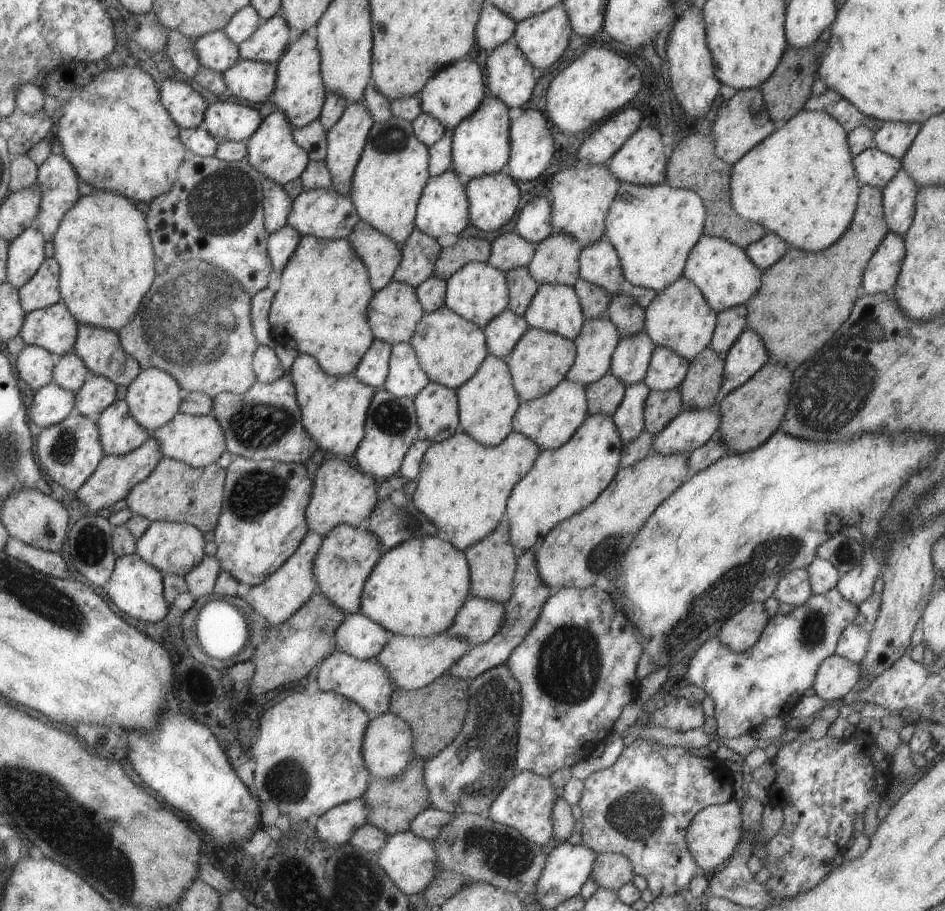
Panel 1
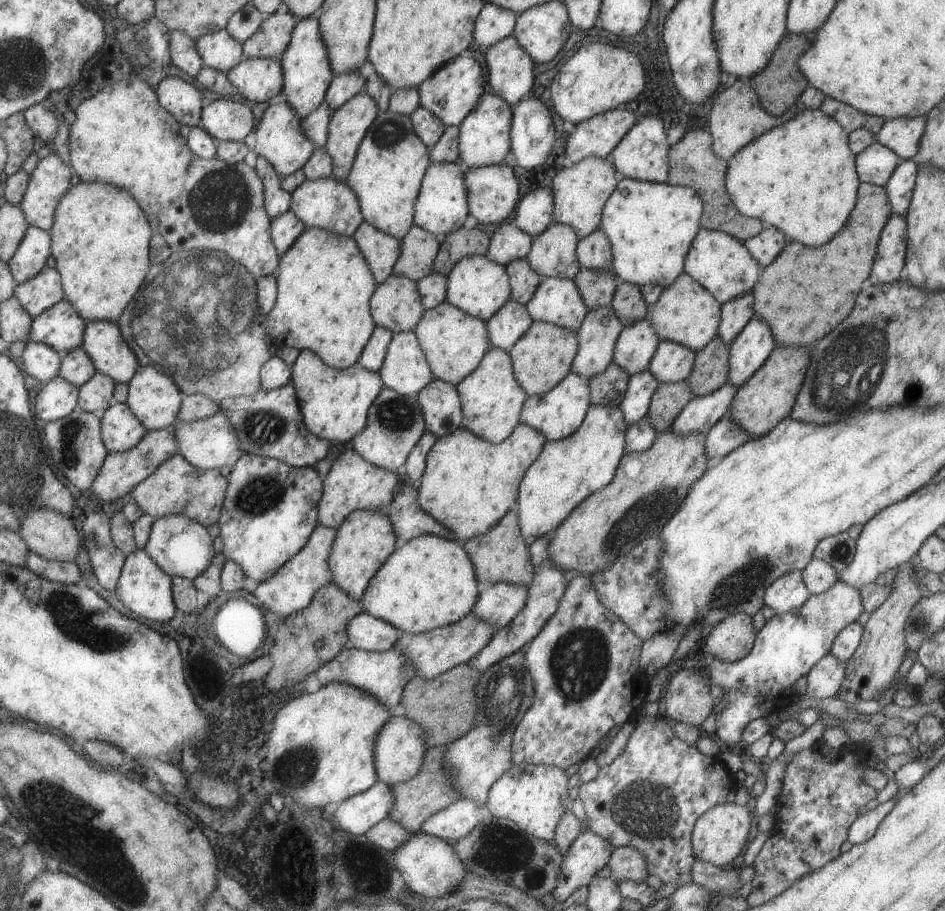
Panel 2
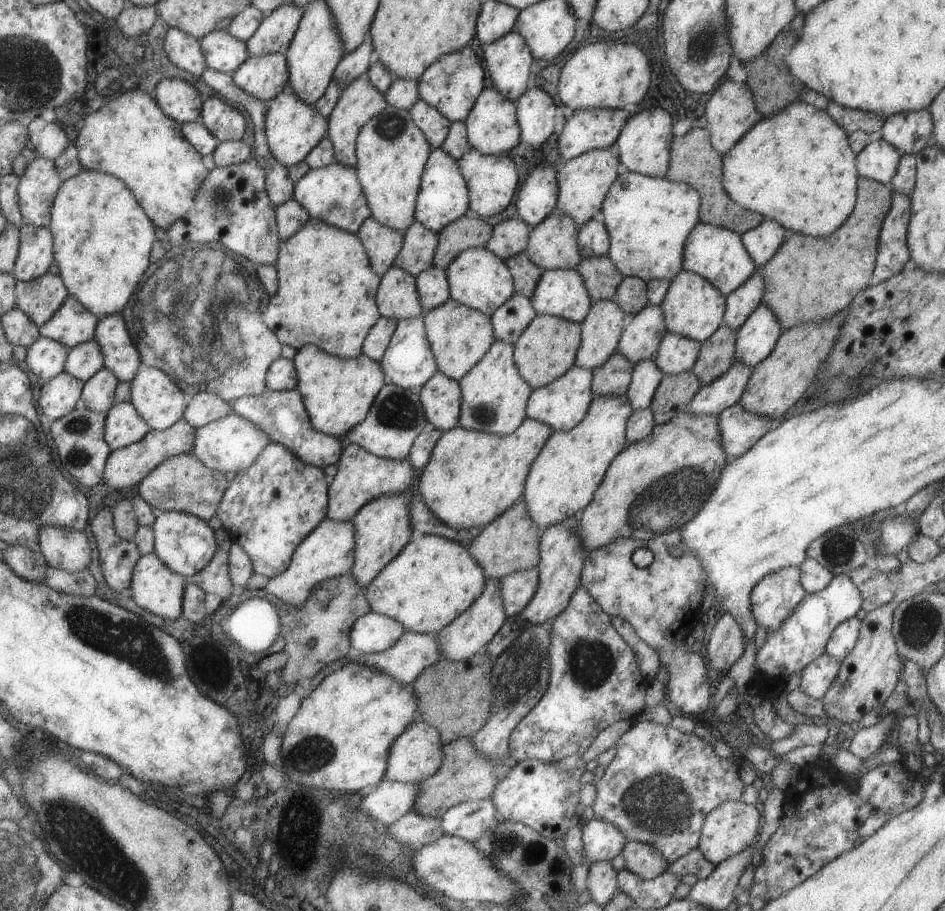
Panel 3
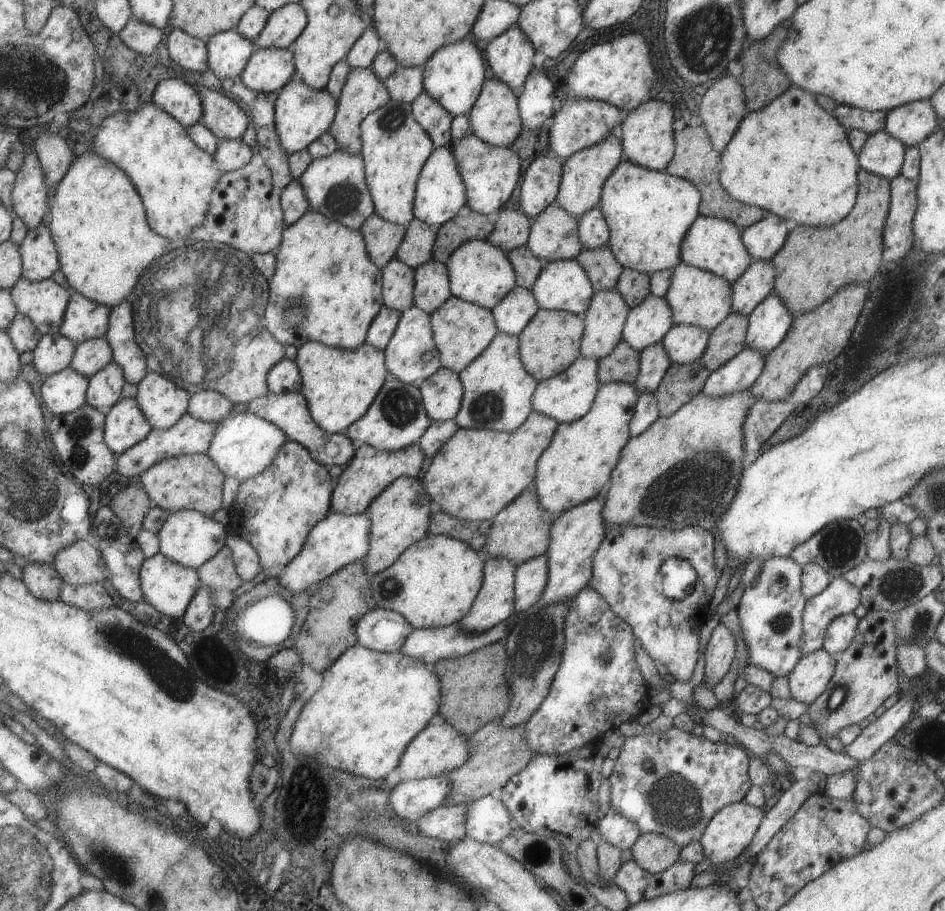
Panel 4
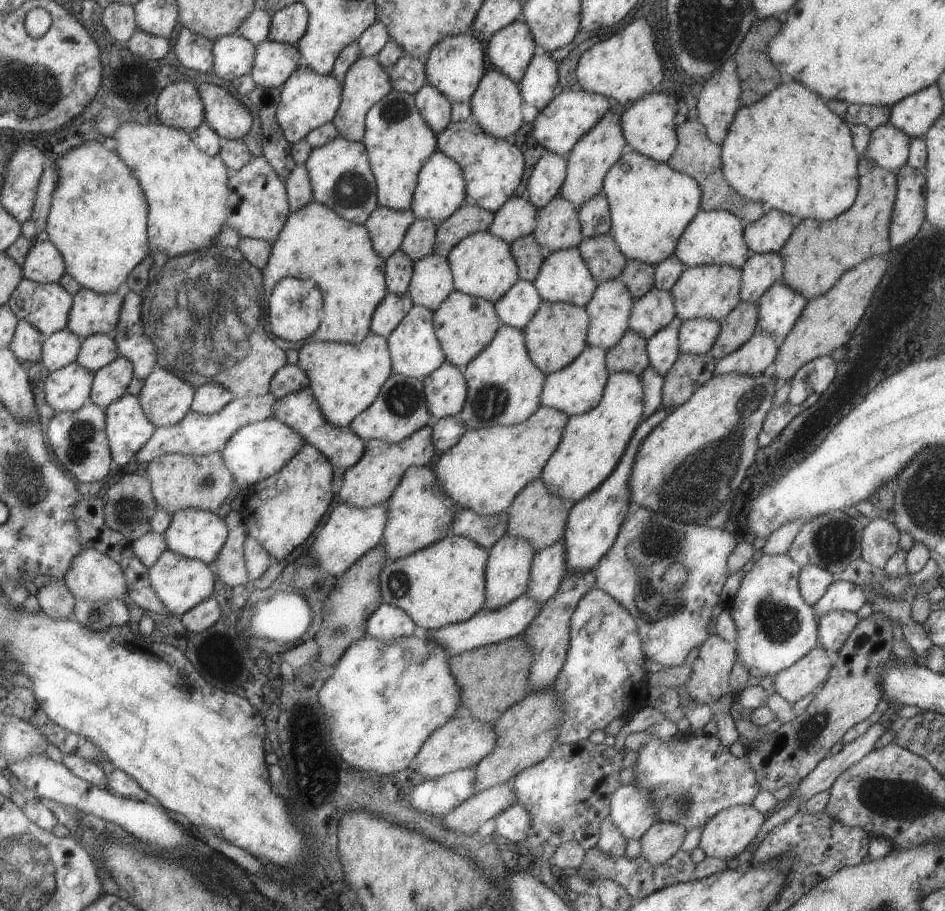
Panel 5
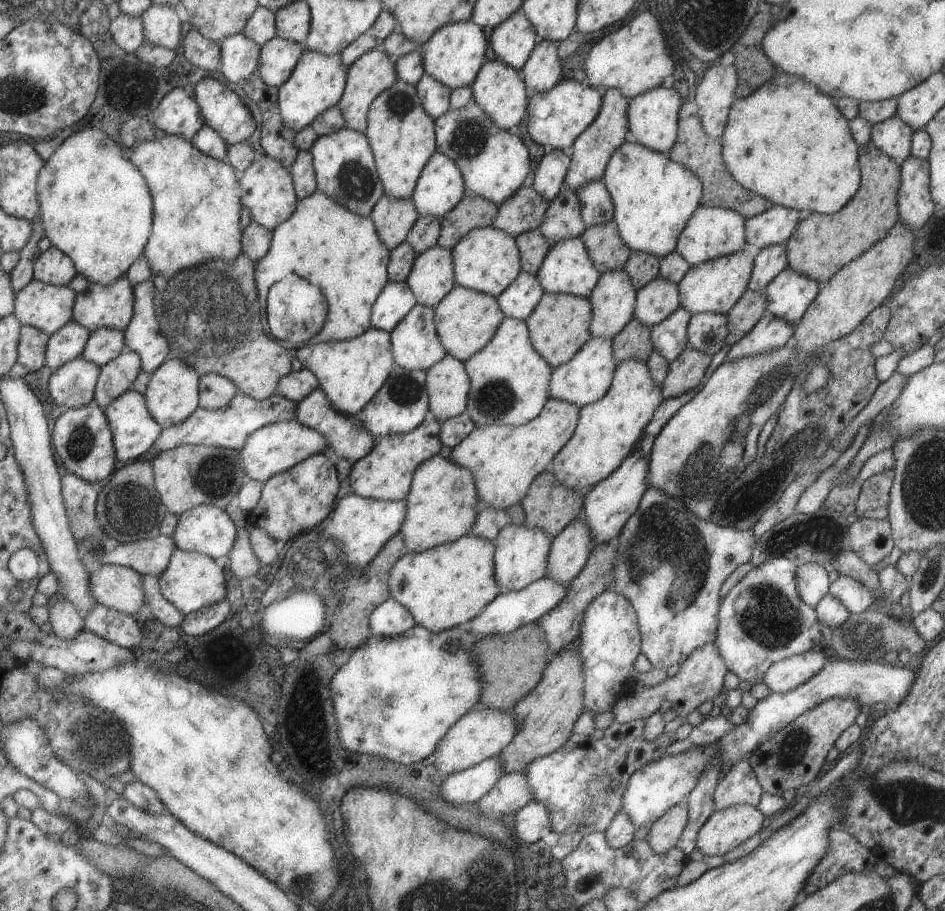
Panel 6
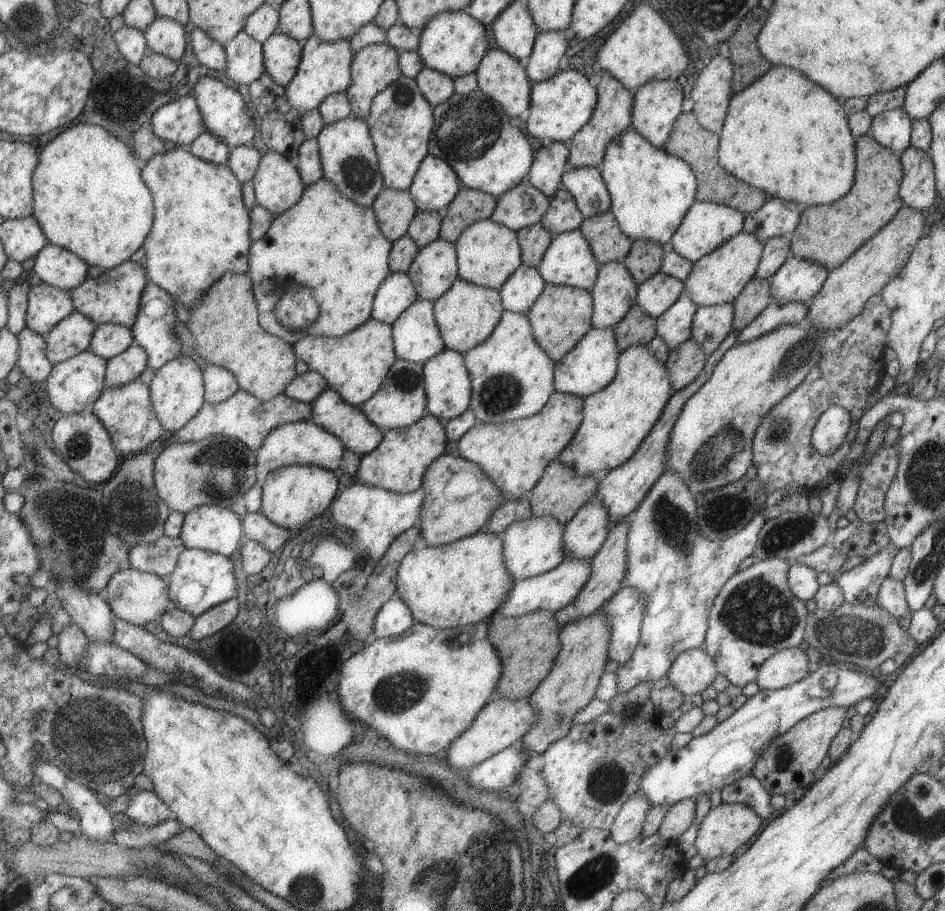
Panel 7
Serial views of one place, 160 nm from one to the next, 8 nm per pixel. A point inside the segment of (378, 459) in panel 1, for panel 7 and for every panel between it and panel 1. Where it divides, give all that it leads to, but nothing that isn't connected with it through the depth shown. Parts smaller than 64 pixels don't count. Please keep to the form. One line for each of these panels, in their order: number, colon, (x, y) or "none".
2: (394, 423)
3: (396, 417)
4: (395, 418)
5: (399, 409)
6: (401, 404)
7: (400, 401)

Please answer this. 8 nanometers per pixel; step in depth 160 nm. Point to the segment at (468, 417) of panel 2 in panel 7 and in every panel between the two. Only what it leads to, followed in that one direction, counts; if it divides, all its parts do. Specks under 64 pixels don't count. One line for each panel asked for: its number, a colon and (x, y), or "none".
3: (493, 396)
4: (497, 390)
5: (503, 386)
6: (509, 381)
7: (511, 377)

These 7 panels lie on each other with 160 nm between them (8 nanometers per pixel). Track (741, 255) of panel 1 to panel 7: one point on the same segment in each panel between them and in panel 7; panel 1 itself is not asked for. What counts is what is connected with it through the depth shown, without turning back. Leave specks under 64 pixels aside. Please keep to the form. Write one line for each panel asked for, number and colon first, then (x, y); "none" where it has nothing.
2: (720, 263)
3: (716, 254)
4: (712, 244)
5: (715, 237)
6: (711, 232)
7: (705, 225)

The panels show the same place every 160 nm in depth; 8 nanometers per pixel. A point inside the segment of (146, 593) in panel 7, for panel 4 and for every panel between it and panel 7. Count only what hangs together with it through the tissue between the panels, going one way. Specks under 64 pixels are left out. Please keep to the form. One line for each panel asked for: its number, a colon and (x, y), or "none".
4: (79, 563)
5: (92, 576)
6: (119, 588)

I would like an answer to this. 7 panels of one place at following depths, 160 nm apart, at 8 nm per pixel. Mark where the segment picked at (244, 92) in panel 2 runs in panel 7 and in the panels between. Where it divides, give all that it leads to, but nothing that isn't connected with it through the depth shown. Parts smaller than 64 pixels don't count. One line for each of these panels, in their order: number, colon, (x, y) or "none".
3: (263, 77)
4: (268, 69)
5: (274, 61)
6: (278, 56)
7: (281, 54)

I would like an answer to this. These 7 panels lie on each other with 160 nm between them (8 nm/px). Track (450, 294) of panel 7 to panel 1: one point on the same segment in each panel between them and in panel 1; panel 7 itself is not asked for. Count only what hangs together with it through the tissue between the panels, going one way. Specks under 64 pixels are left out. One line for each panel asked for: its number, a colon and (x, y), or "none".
1: (449, 349)
2: (453, 342)
3: (458, 337)
4: (461, 330)
5: (464, 324)
6: (465, 320)

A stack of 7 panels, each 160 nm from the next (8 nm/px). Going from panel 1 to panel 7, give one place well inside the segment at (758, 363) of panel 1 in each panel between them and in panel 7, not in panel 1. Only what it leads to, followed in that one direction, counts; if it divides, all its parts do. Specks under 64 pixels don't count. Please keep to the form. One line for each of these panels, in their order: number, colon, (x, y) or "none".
2: (748, 350)
3: (755, 339)
4: (769, 321)
5: (779, 307)
6: (788, 294)
7: (797, 279)

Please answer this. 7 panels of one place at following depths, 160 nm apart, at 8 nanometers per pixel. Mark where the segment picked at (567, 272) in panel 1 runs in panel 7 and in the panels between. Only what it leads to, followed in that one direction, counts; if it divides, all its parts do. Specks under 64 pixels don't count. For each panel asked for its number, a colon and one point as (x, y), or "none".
2: (553, 252)
3: (552, 245)
4: (552, 235)
5: (557, 226)
6: (562, 219)
7: (562, 215)

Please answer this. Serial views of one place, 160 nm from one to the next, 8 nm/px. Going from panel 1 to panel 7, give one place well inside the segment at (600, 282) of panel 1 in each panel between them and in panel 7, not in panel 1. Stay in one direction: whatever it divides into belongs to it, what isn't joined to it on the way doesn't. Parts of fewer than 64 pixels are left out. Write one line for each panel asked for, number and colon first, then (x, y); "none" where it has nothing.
2: (593, 251)
3: (592, 239)
4: (592, 230)
5: (594, 215)
6: (596, 206)
7: (585, 184)

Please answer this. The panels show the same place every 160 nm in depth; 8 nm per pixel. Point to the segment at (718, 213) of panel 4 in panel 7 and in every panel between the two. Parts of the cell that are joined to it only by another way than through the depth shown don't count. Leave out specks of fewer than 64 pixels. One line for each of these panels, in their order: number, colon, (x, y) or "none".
5: (695, 155)
6: (692, 148)
7: (688, 140)

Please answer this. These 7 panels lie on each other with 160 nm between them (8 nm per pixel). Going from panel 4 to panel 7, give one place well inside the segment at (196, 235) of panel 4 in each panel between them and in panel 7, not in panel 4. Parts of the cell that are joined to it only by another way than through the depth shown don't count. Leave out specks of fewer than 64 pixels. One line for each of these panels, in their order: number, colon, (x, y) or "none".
5: (257, 207)
6: (266, 189)
7: (277, 184)

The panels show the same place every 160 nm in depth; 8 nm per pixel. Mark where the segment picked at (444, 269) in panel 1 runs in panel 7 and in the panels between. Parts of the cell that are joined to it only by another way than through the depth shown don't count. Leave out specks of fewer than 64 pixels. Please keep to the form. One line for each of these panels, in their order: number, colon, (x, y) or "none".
2: (461, 242)
3: (464, 233)
4: (466, 225)
5: (469, 218)
6: (472, 211)
7: (468, 206)

